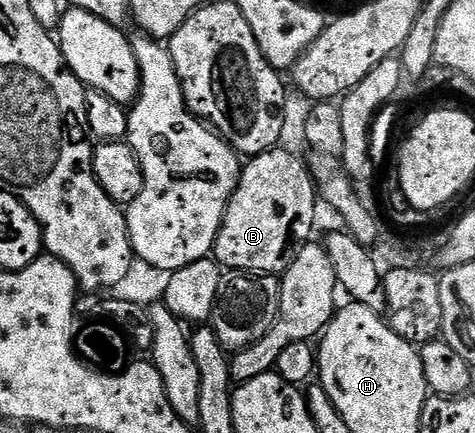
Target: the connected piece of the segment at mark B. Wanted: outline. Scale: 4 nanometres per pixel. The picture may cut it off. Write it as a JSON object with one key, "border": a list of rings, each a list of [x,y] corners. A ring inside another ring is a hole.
{"border":[[[273,148],[265,154],[249,157],[240,171],[240,182],[228,202],[214,247],[215,261],[229,271],[283,275],[289,262],[296,259],[303,246],[313,241],[312,225],[316,222],[318,191],[311,169],[306,162],[295,158],[290,151],[280,149]]]}

